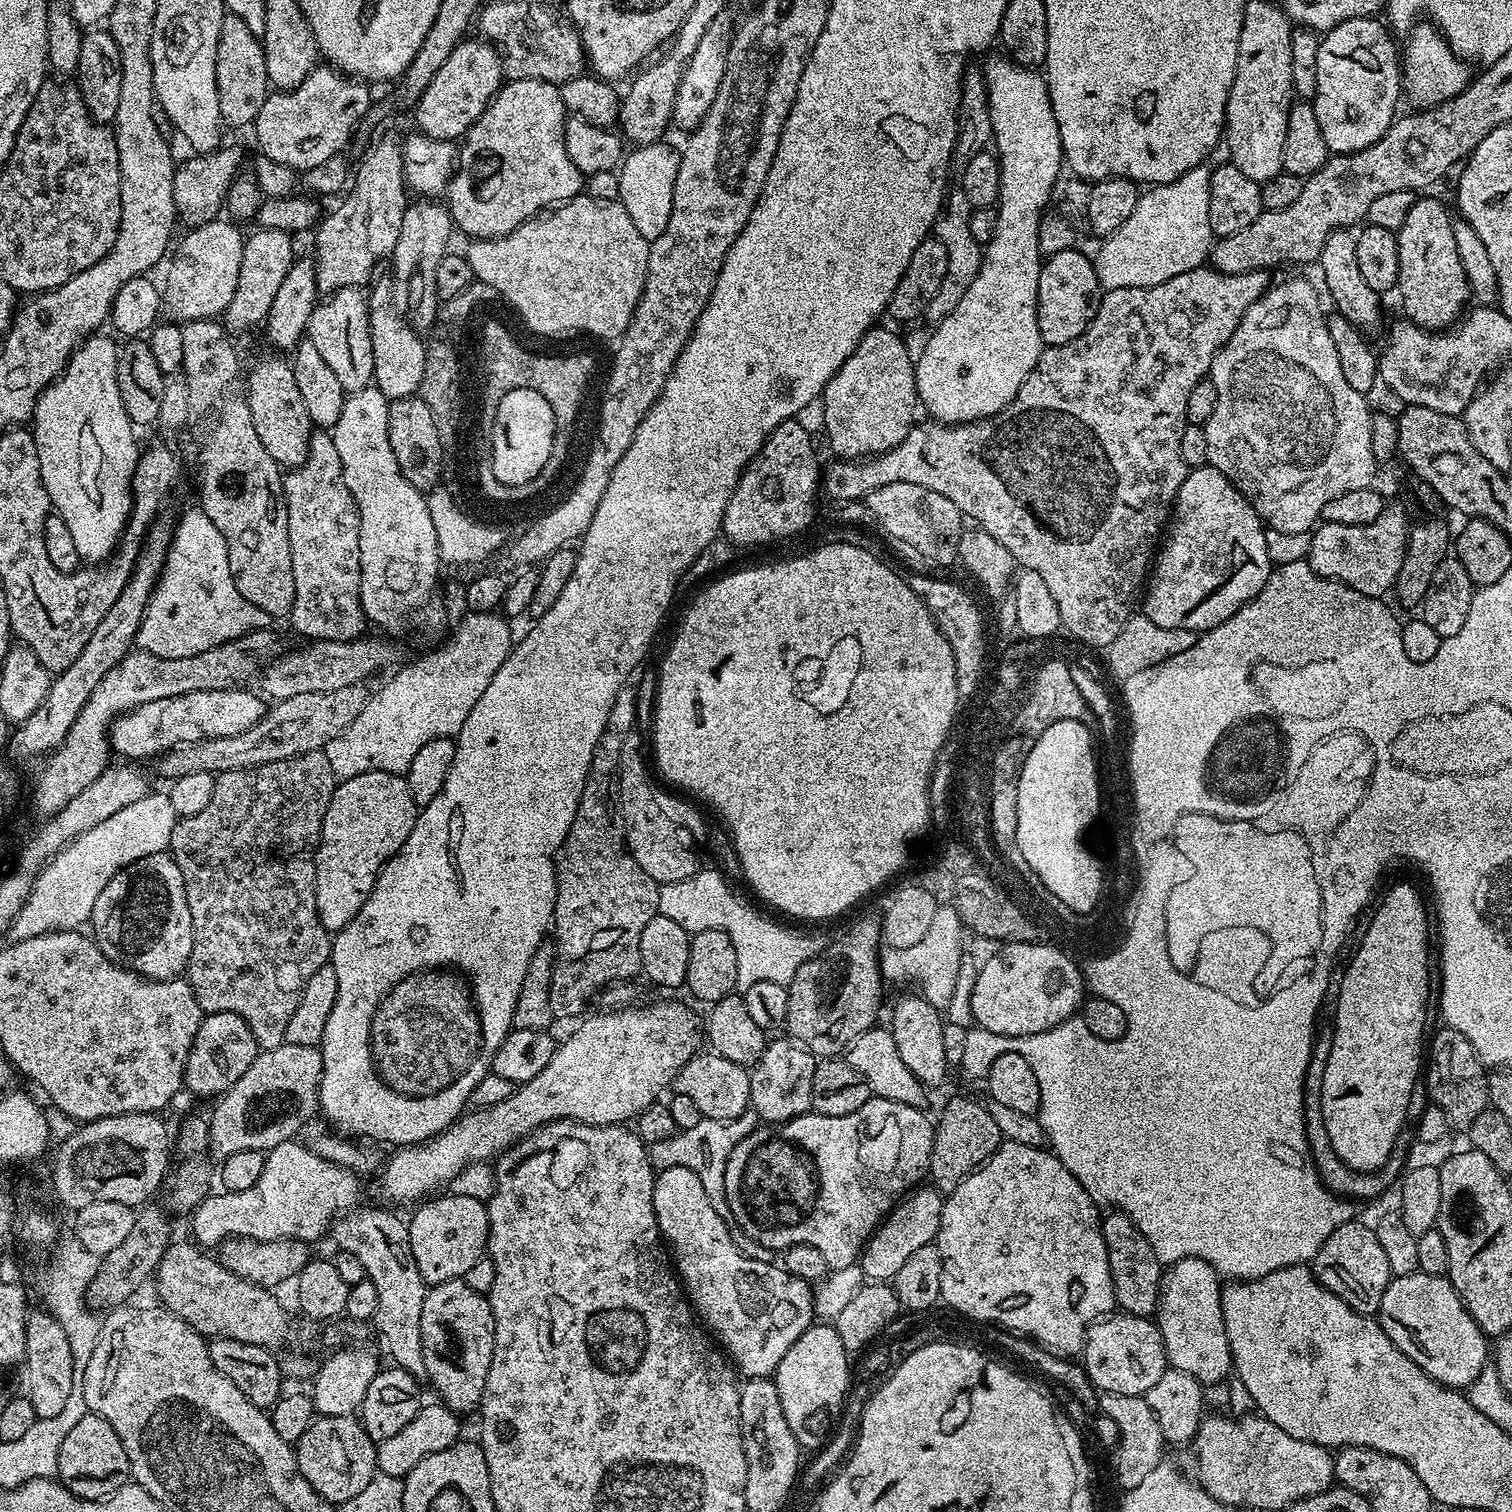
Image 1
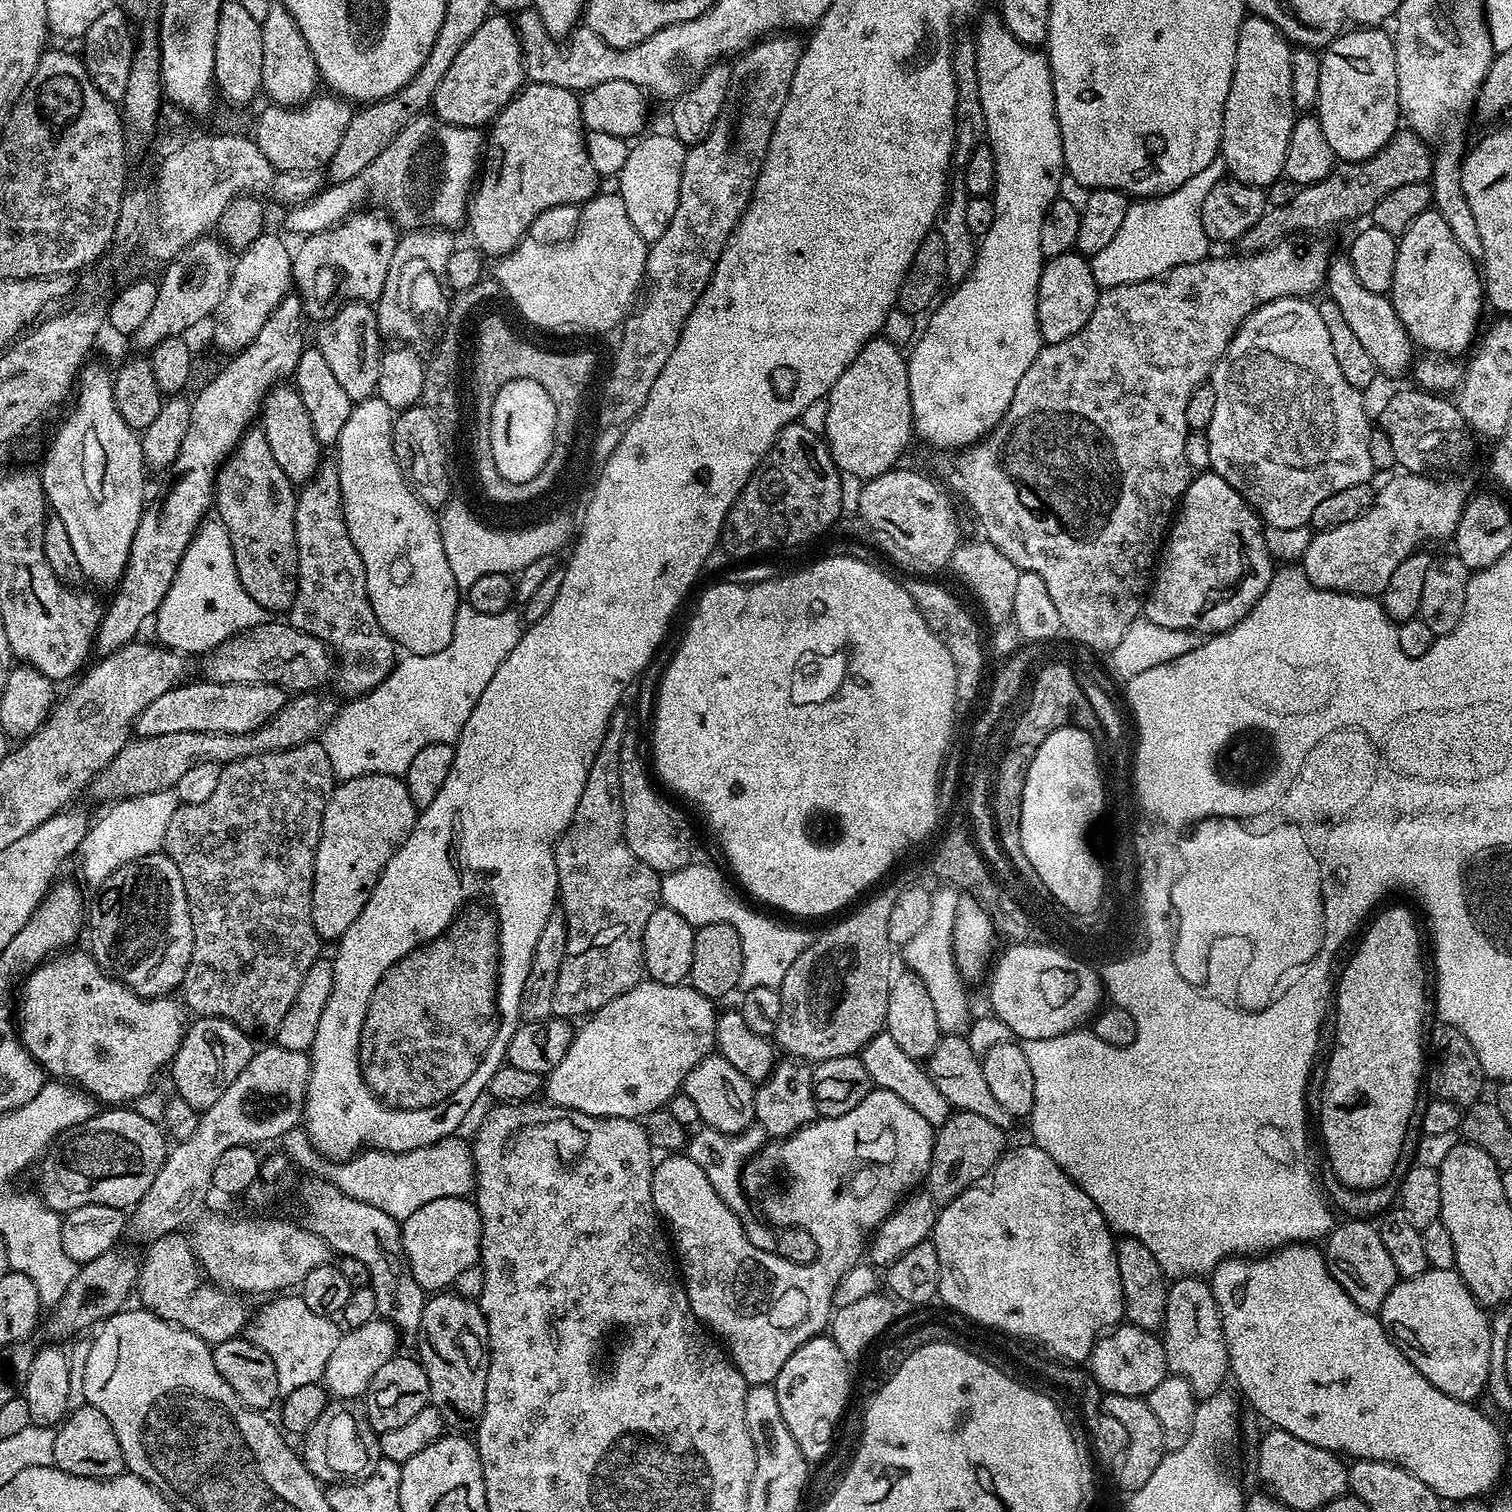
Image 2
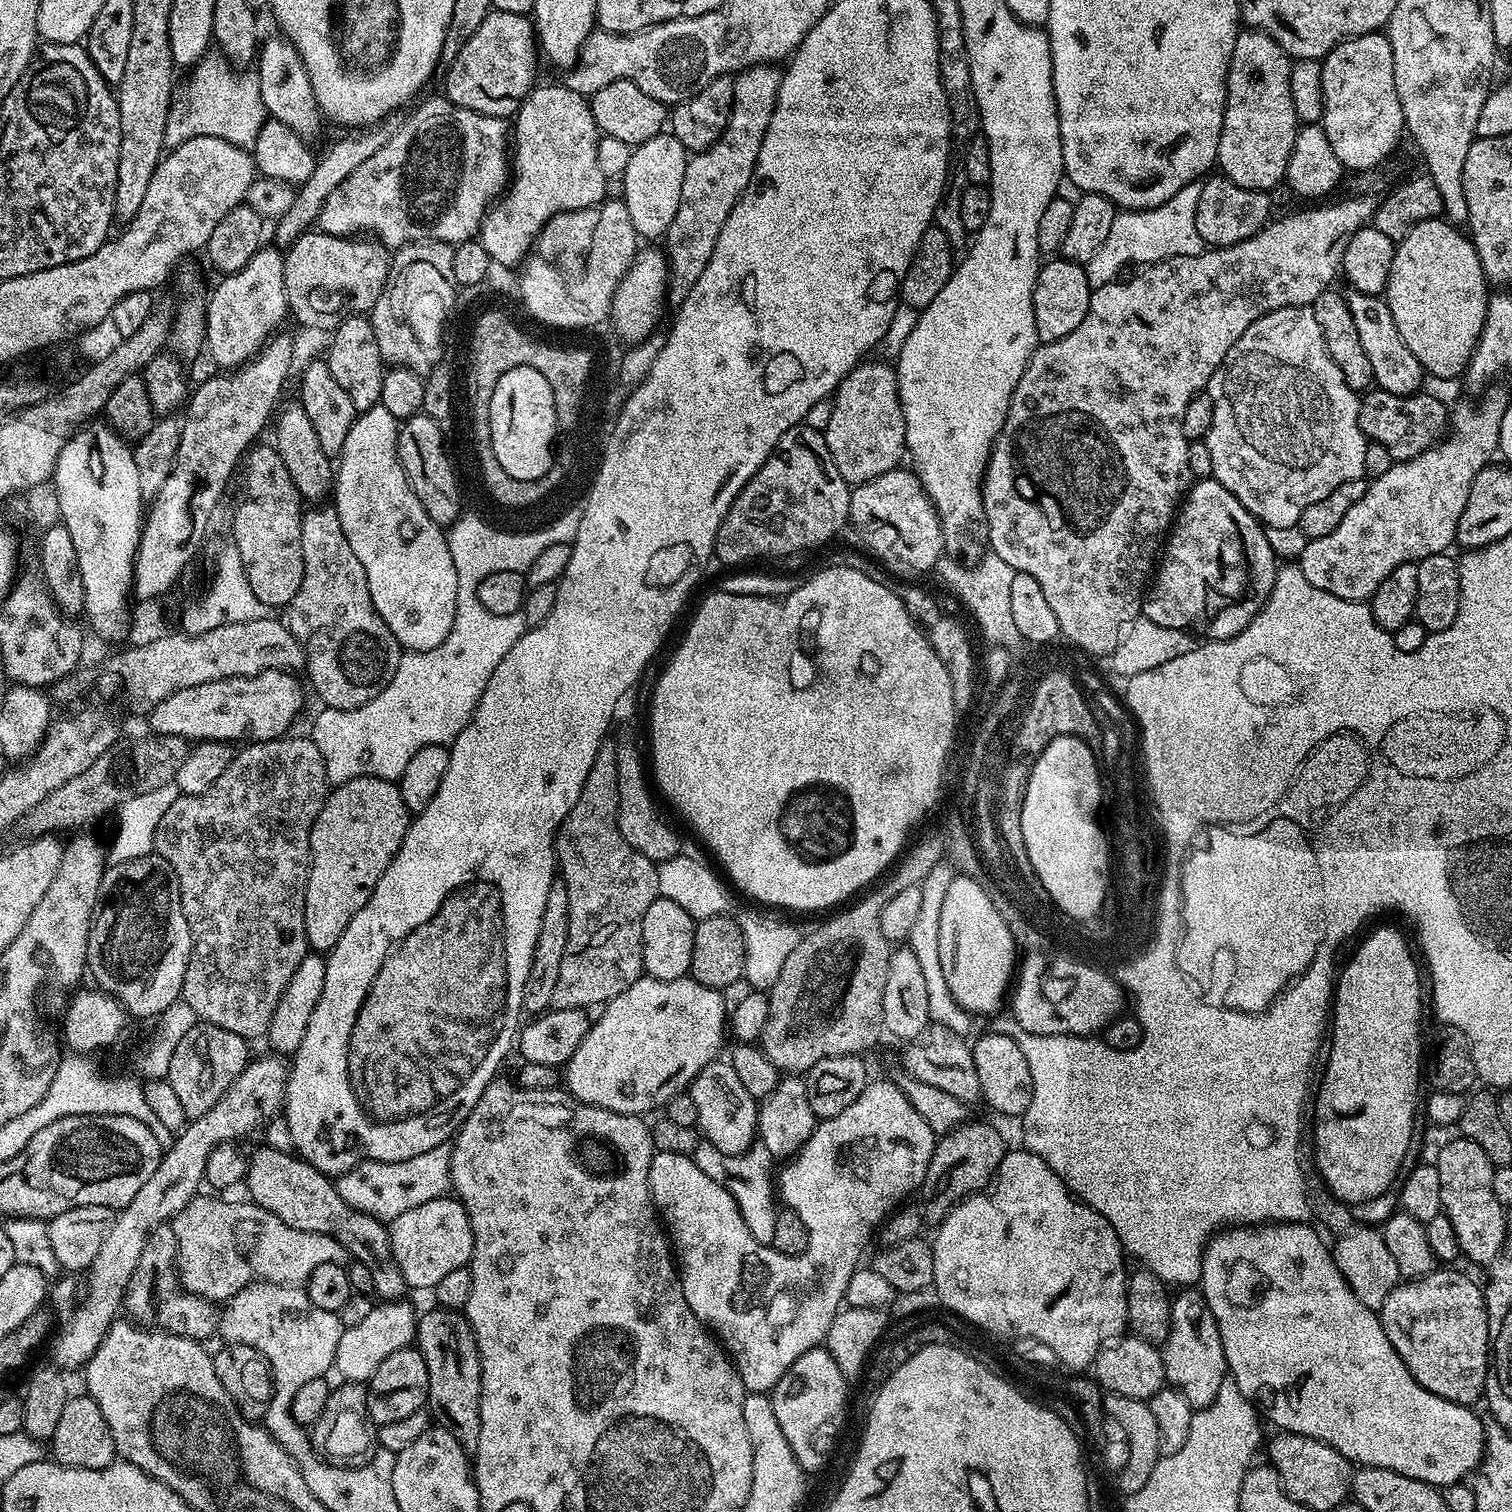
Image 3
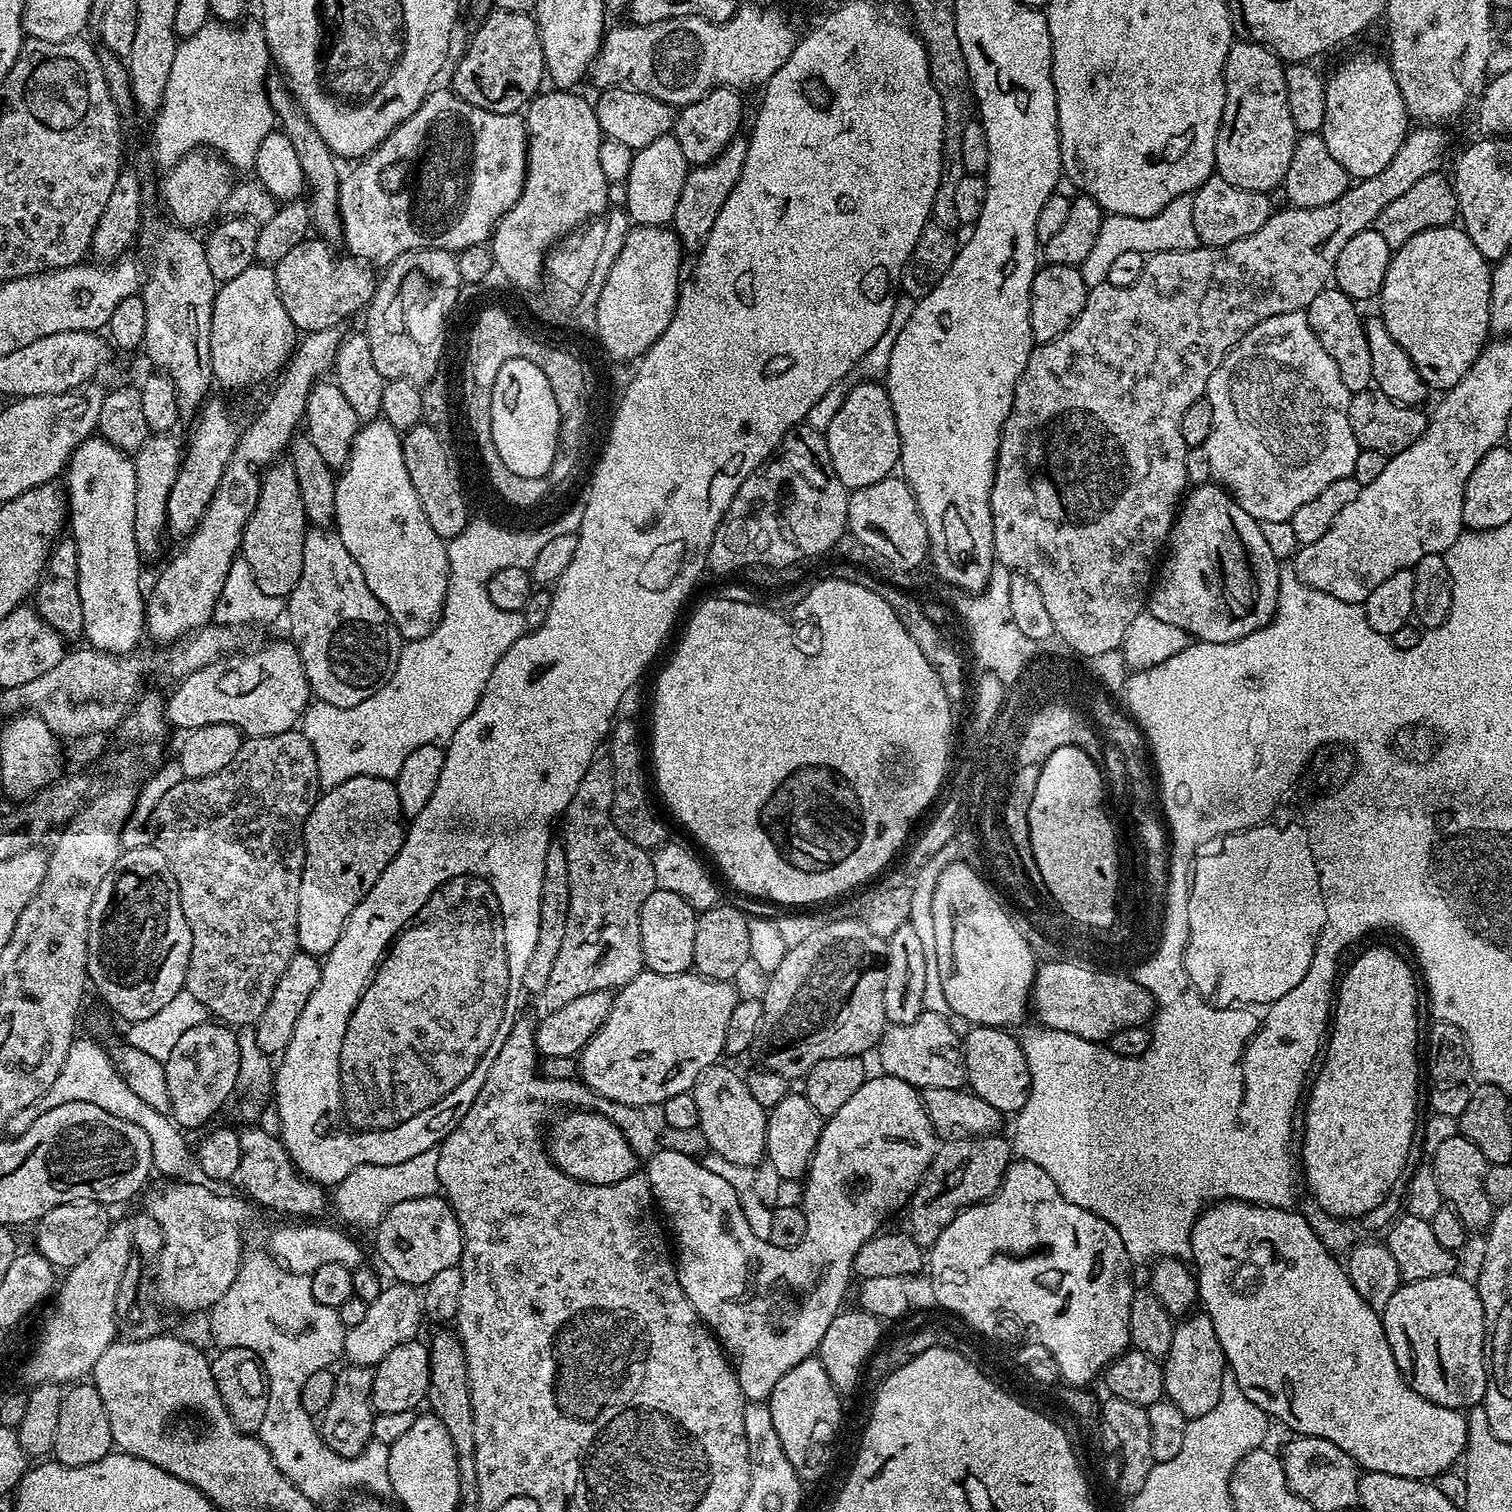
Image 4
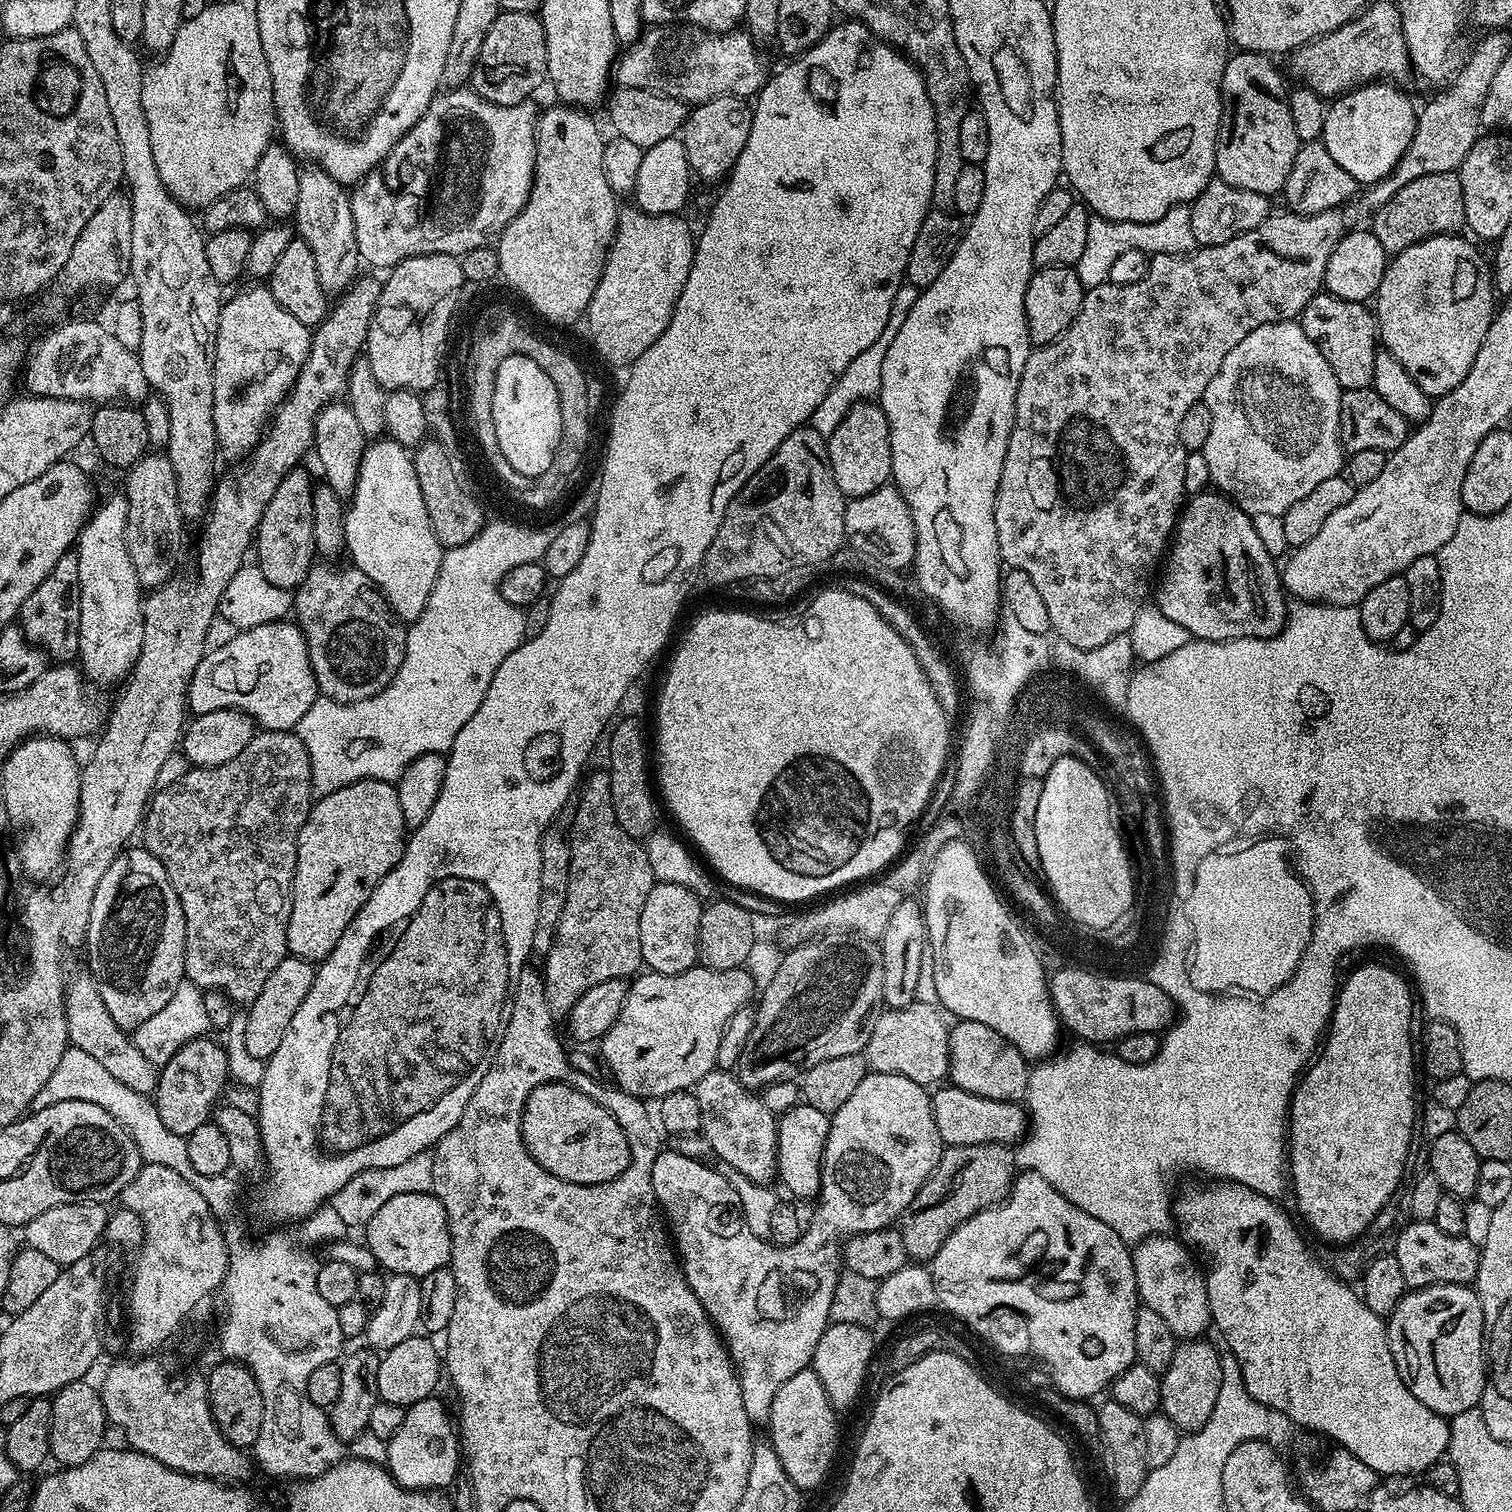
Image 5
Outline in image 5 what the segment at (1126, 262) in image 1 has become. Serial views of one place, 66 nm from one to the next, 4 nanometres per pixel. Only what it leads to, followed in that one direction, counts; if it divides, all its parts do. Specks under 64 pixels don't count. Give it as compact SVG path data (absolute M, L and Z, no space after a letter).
M1177 204L1154 222L1106 221L1101 216L1092 214L1088 218L1086 246L1082 249L1082 258L1078 258L1074 267L1082 286L1087 290L1105 283L1109 279L1108 271L1115 266L1116 259L1127 252L1165 252L1182 256L1195 252L1197 247L1194 230L1190 226L1190 207L1187 204Z

